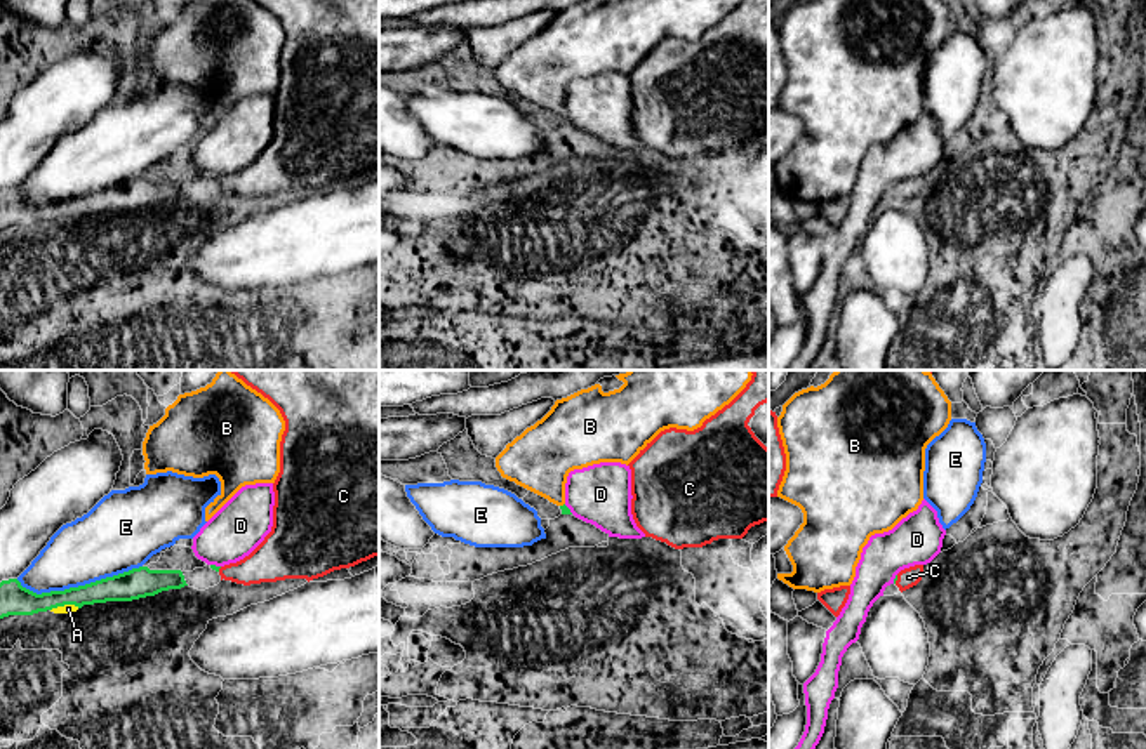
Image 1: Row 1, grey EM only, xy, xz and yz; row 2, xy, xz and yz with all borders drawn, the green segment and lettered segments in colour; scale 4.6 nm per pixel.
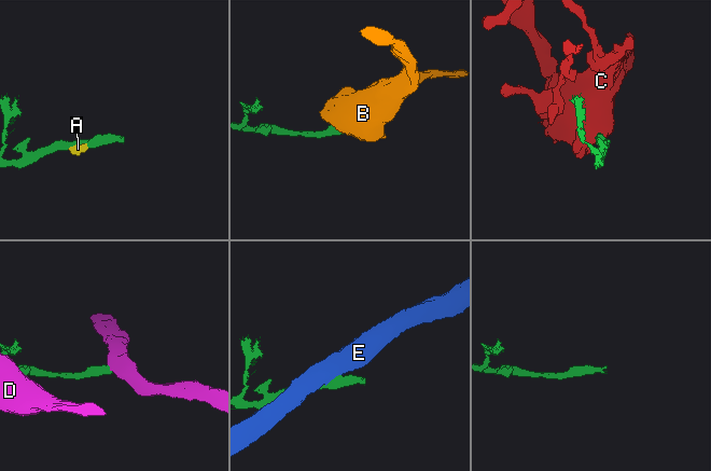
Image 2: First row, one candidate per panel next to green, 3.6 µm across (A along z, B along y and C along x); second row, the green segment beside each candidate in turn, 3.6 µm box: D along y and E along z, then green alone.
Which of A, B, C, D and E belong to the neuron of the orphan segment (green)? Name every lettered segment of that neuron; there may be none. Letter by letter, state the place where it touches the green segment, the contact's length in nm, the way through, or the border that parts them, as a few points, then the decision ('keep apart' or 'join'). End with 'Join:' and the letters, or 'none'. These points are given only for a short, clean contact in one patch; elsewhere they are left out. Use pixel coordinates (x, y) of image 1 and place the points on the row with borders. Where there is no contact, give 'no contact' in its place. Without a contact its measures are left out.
A: xy (65, 603) | 140 nm | across xy (14, 600), (65, 603), (68, 609) | join
B: xz (564, 504) | 30 nm | along xz (564, 503), (560, 506) | keep apart
C: yz (896, 579) | 40 nm | across yz (896, 576), (896, 579), (908, 577) | join
D: xy (214, 565) | 50 nm | along xy (211, 563), (219, 567) | keep apart
E: xy (79, 586) | 600 nm | keep apart
Join: A, C

